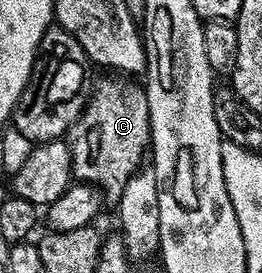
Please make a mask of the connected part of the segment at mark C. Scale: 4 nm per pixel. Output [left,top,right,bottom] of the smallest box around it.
[66,81,152,204]

